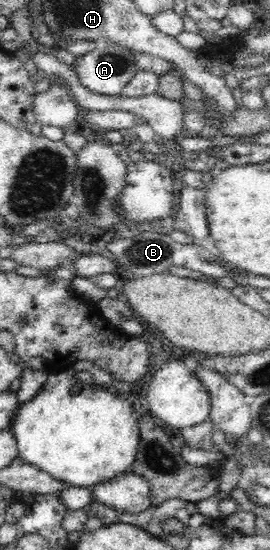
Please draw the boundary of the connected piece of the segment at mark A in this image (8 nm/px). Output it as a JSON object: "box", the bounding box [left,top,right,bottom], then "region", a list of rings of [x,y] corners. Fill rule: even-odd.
{"box":[72,42,138,96],"region":[[[98,42],[92,52],[75,57],[72,67],[82,87],[103,95],[116,96],[138,71],[136,55],[127,47]]]}

